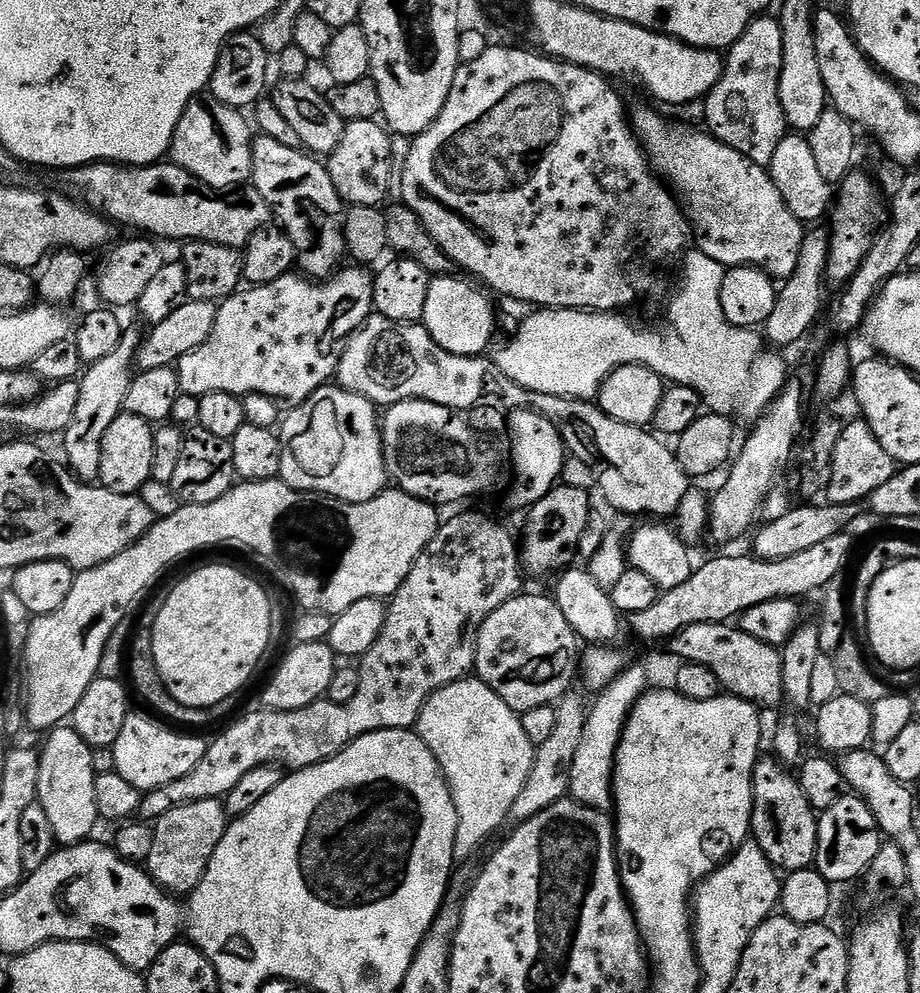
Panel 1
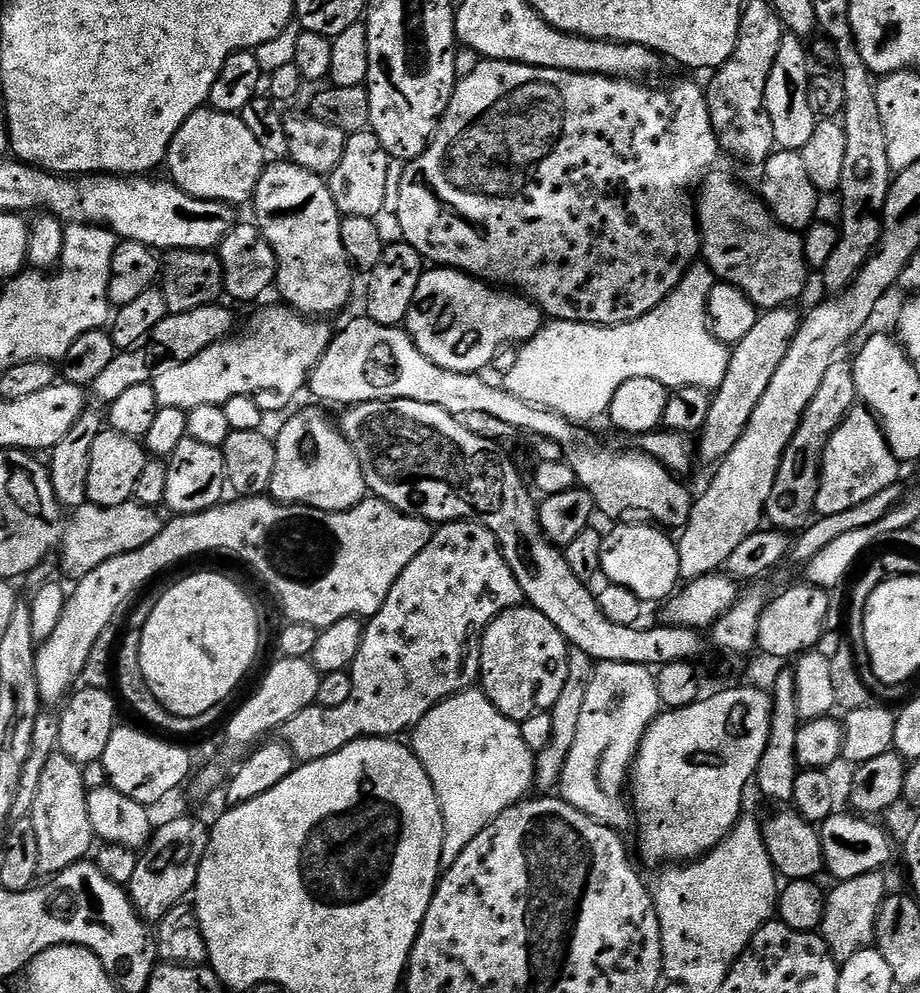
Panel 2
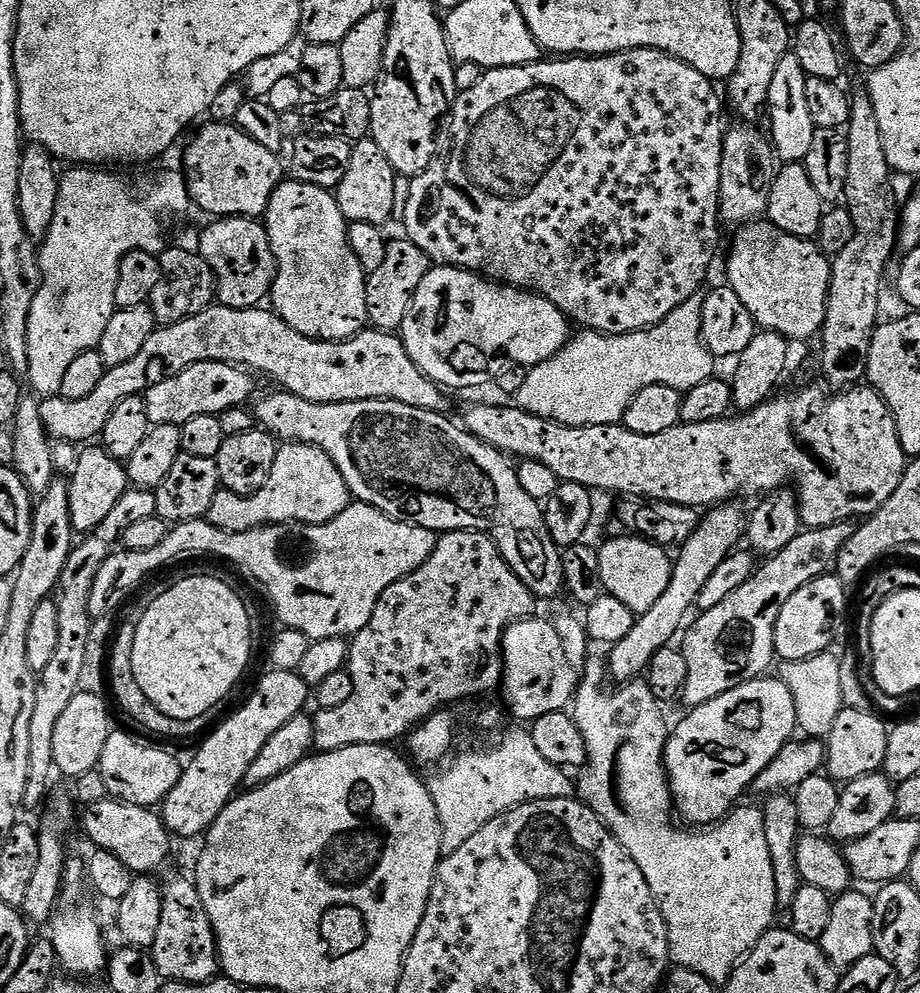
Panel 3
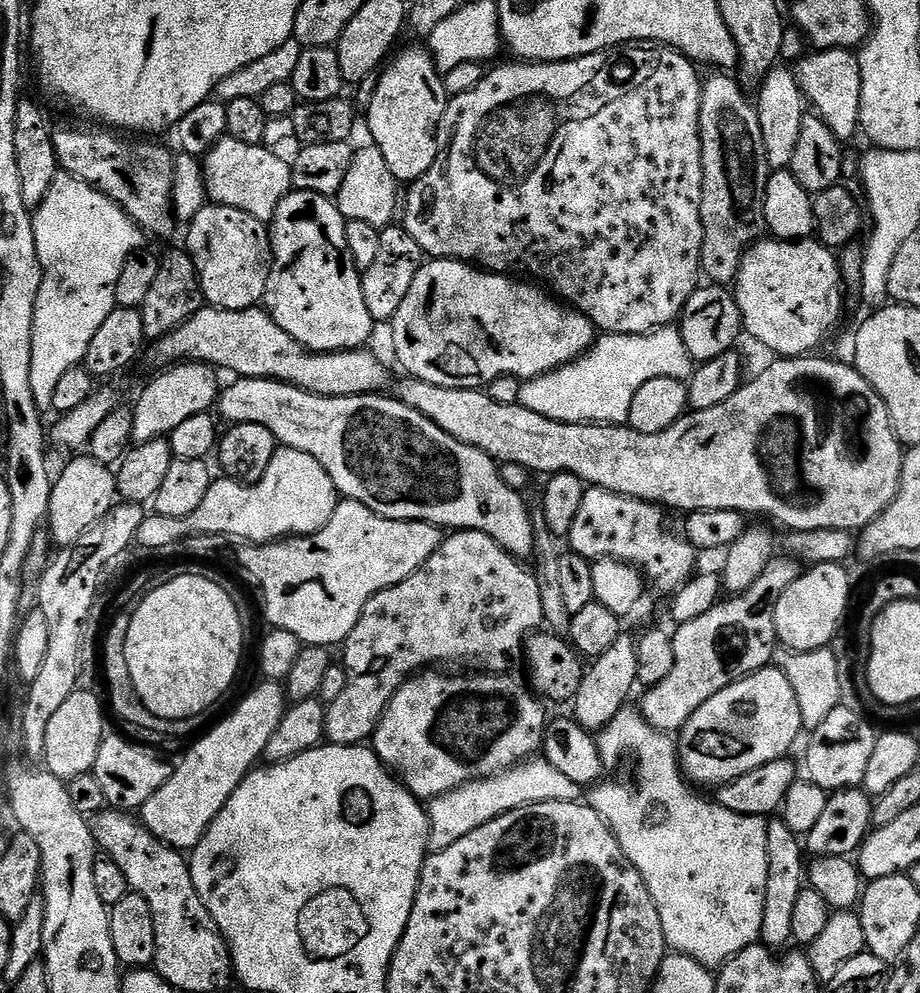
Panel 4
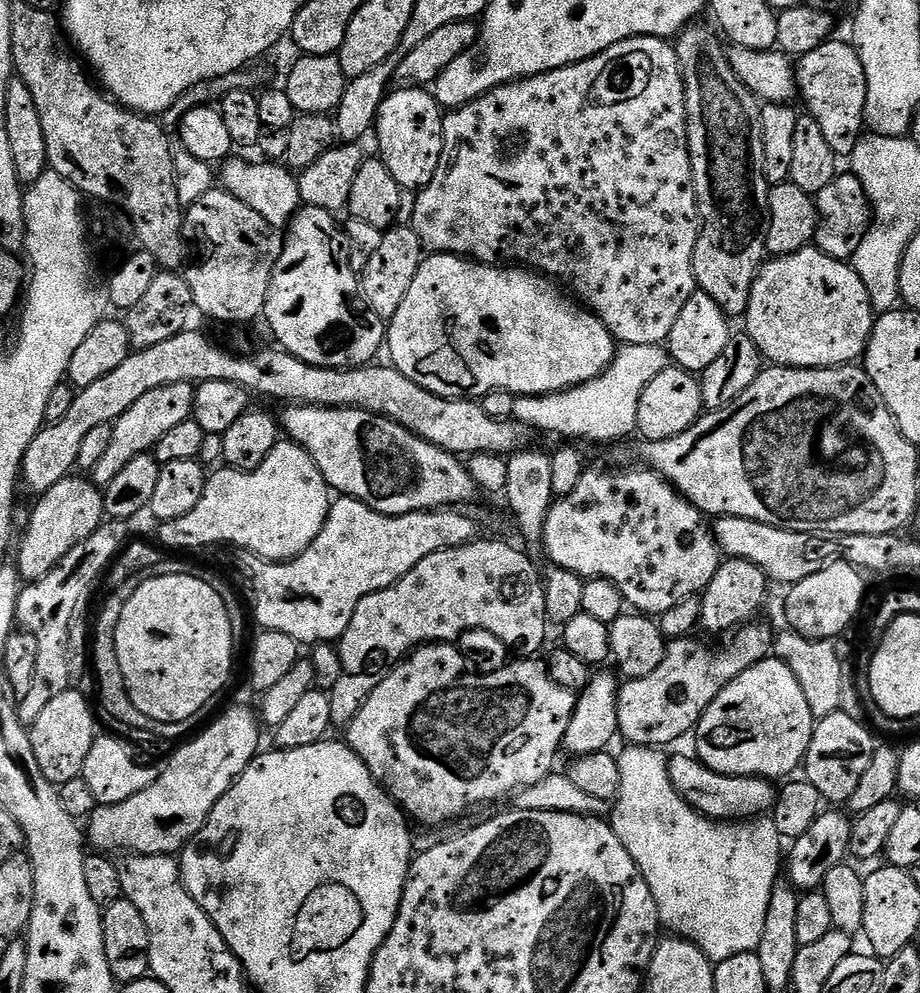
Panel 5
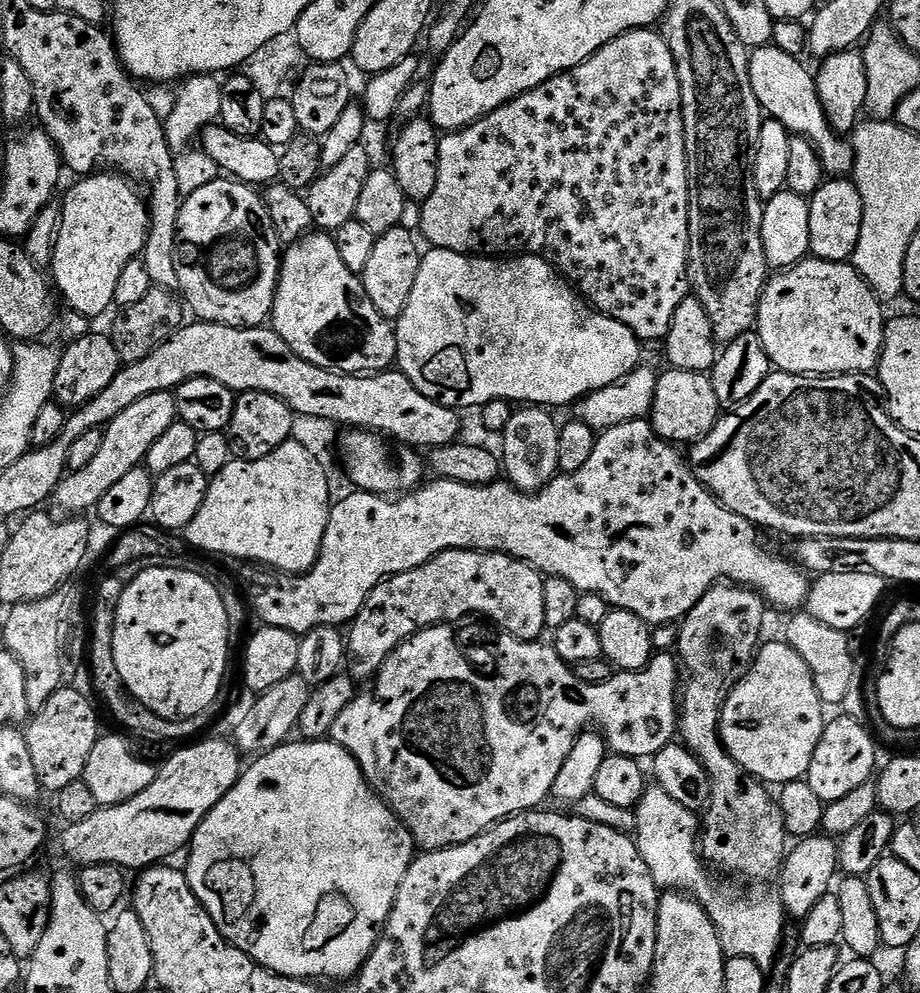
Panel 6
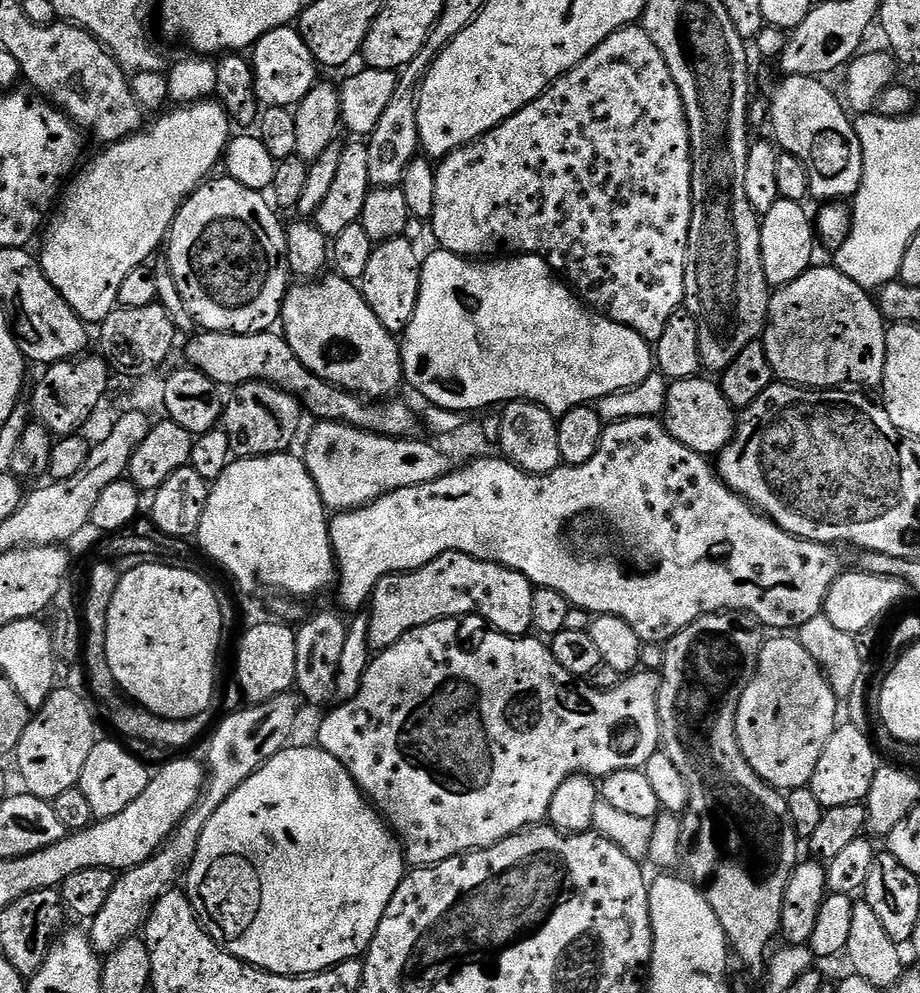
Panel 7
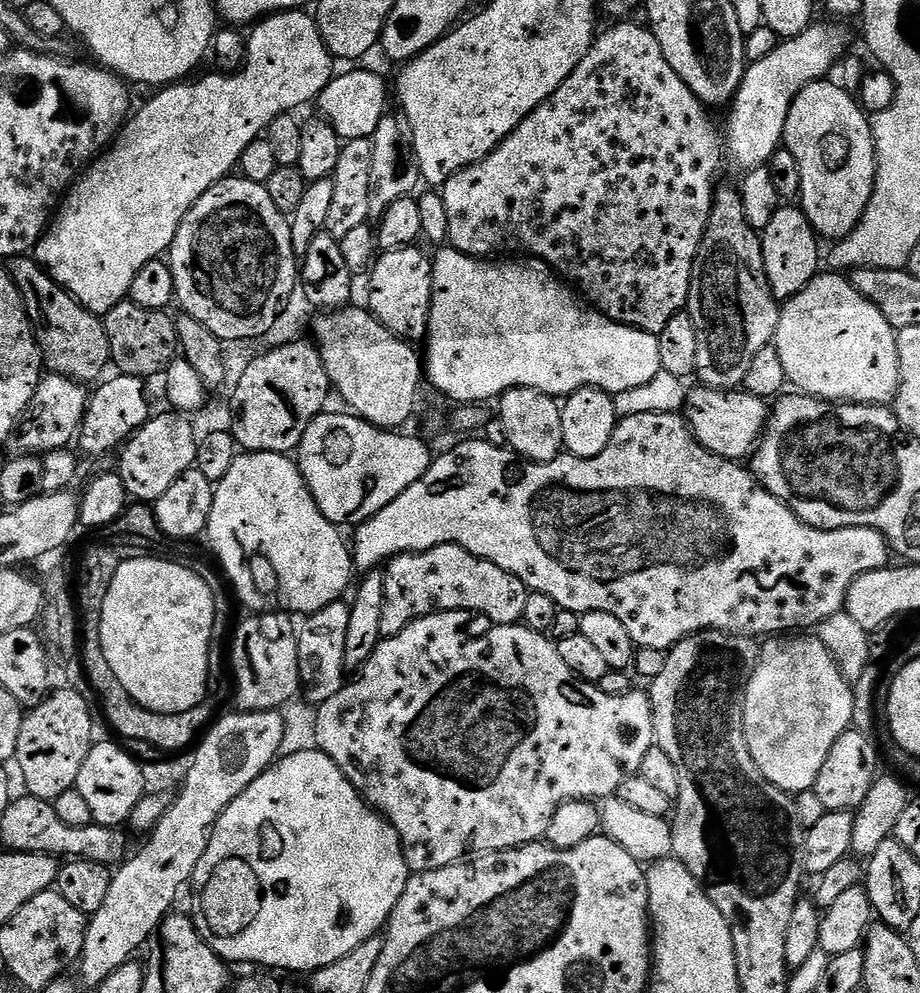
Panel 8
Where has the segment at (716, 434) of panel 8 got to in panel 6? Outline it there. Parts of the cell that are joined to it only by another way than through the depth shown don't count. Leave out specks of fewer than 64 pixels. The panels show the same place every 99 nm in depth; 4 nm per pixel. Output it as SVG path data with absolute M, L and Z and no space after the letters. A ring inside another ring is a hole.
M661 371L656 381L650 423L663 440L677 446L688 446L710 434L710 430L722 415L722 409L712 385L711 375L702 372L667 371Z

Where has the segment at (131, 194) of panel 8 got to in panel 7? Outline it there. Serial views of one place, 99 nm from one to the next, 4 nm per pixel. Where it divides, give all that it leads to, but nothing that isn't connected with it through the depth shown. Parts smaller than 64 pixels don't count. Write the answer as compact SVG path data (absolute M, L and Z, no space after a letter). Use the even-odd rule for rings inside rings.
M284 25L266 33L253 47L252 54L259 101L265 107L274 106L261 113L258 132L270 154L279 162L296 153L297 120L290 108L300 104L302 98L306 98L306 94L319 83L320 65L312 48L305 42L303 33L291 25ZM205 100L190 105L178 106L172 109L174 111L164 114L161 113L160 117L152 126L146 126L136 132L132 136L128 136L124 140L120 140L116 144L107 145L102 151L102 154L98 155L84 170L83 168L69 181L69 184L65 187L63 194L55 209L54 215L51 217L44 236L44 252L40 254L40 261L43 266L43 272L50 282L59 293L66 298L69 306L75 310L80 319L87 324L101 324L105 318L115 311L115 308L119 305L118 298L120 288L124 283L124 280L128 277L128 274L136 267L145 265L150 256L165 243L172 229L173 220L177 213L180 211L181 205L192 195L193 192L205 183L207 176L217 164L223 159L226 147L229 144L232 131L232 121L230 116L220 102L216 100Z

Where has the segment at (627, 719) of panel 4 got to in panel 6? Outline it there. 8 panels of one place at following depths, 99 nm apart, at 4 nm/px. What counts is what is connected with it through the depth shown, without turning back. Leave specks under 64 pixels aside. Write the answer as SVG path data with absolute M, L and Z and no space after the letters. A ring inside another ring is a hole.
M659 786L649 787L634 811L634 839L642 854L642 862L646 862L657 888L698 901L720 934L725 957L750 958L765 974L769 973L776 960L776 951L780 948L780 939L784 936L784 905L751 900L712 880L713 873L706 867L698 847L697 813L670 798L666 790Z

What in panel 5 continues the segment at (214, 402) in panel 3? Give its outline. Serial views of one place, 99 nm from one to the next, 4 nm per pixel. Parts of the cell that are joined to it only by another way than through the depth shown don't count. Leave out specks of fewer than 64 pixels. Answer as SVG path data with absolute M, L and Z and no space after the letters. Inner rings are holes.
M191 384L160 386L158 390L150 390L150 394L142 394L142 398L138 398L138 402L134 402L134 406L130 406L130 410L126 410L126 414L122 414L122 418L118 418L116 423L111 425L112 442L102 460L90 472L91 479L97 485L108 485L114 478L118 478L118 474L135 456L151 453L156 444L166 438L170 430L174 430L174 426L189 420L195 407L196 394Z

